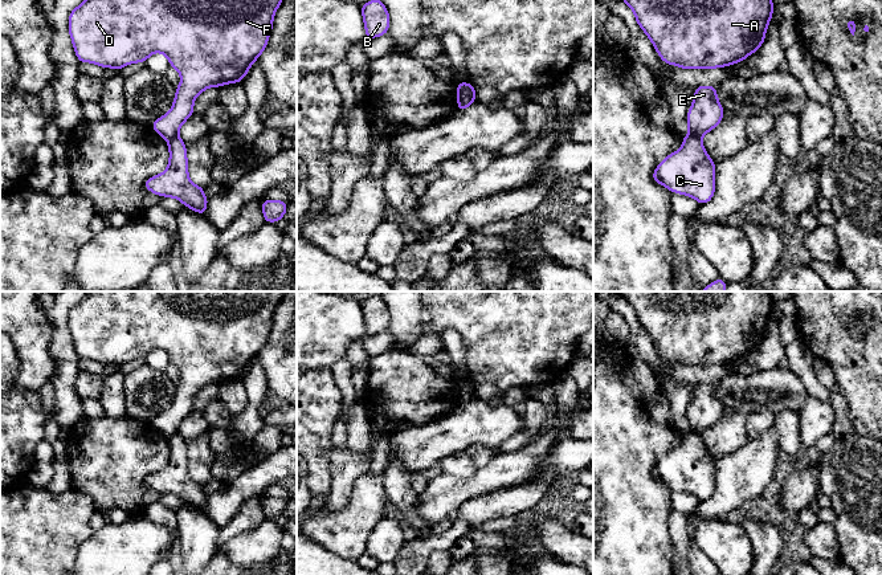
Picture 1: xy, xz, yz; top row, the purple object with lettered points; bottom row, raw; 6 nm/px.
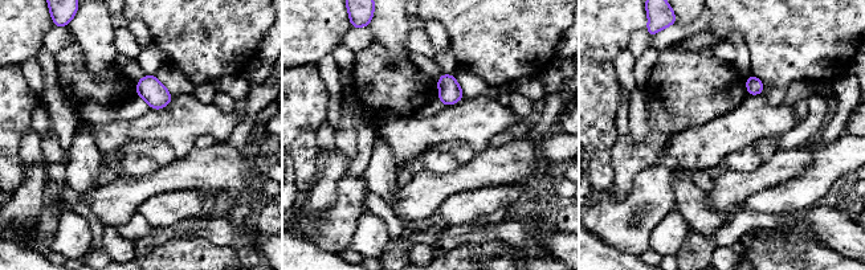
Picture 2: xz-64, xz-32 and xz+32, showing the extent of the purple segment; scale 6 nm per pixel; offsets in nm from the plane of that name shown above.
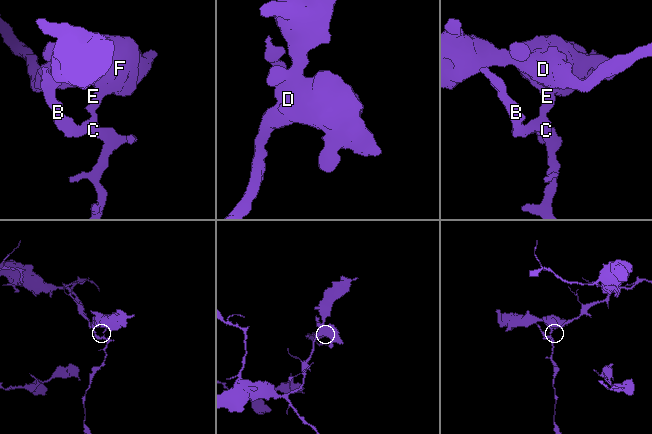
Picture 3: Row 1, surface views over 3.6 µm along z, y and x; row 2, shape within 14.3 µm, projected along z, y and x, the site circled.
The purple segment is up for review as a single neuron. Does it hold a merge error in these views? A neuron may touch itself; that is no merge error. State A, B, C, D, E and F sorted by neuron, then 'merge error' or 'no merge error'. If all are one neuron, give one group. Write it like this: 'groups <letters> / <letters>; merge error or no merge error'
groups A D E F / B C; merge error

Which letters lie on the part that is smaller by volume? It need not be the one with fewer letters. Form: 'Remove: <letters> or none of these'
Remove: B, C

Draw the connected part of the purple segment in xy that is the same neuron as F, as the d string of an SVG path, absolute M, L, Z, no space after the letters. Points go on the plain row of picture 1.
M89 291L81 302L70 309L69 330L79 359L93 359L106 366L115 364L121 367L128 360L146 359L147 355L156 348L167 352L170 363L173 363L180 370L181 379L176 384L176 392L171 407L156 416L151 424L163 436L171 437L172 435L177 433L181 421L193 411L193 399L201 388L212 383L221 384L226 380L242 378L252 360L261 352L268 342L268 337L273 325L274 310L282 299L282 295L283 291Z

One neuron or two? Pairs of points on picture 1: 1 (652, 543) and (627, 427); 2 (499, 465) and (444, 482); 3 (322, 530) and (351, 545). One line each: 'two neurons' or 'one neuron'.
1: one neuron
2: one neuron
3: one neuron

